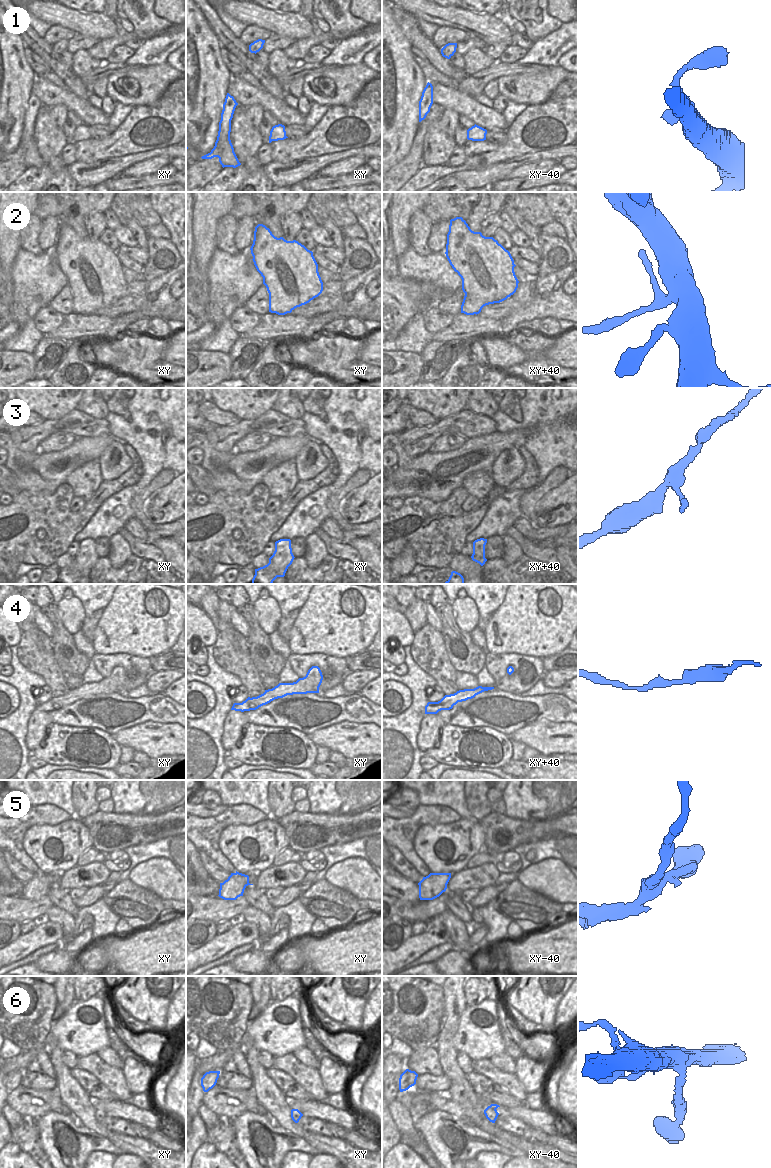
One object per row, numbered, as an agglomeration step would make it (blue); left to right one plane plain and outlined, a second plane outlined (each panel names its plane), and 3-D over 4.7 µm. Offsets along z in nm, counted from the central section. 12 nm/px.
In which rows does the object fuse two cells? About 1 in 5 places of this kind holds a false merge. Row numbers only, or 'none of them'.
2

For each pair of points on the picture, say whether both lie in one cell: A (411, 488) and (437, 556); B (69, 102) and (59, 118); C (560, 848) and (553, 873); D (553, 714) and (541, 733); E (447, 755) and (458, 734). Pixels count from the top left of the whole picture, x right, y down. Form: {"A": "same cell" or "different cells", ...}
{"A": "different cells", "B": "different cells", "C": "different cells", "D": "different cells", "E": "same cell"}

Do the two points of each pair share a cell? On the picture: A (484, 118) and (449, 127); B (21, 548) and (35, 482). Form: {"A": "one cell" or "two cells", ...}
{"A": "two cells", "B": "two cells"}

